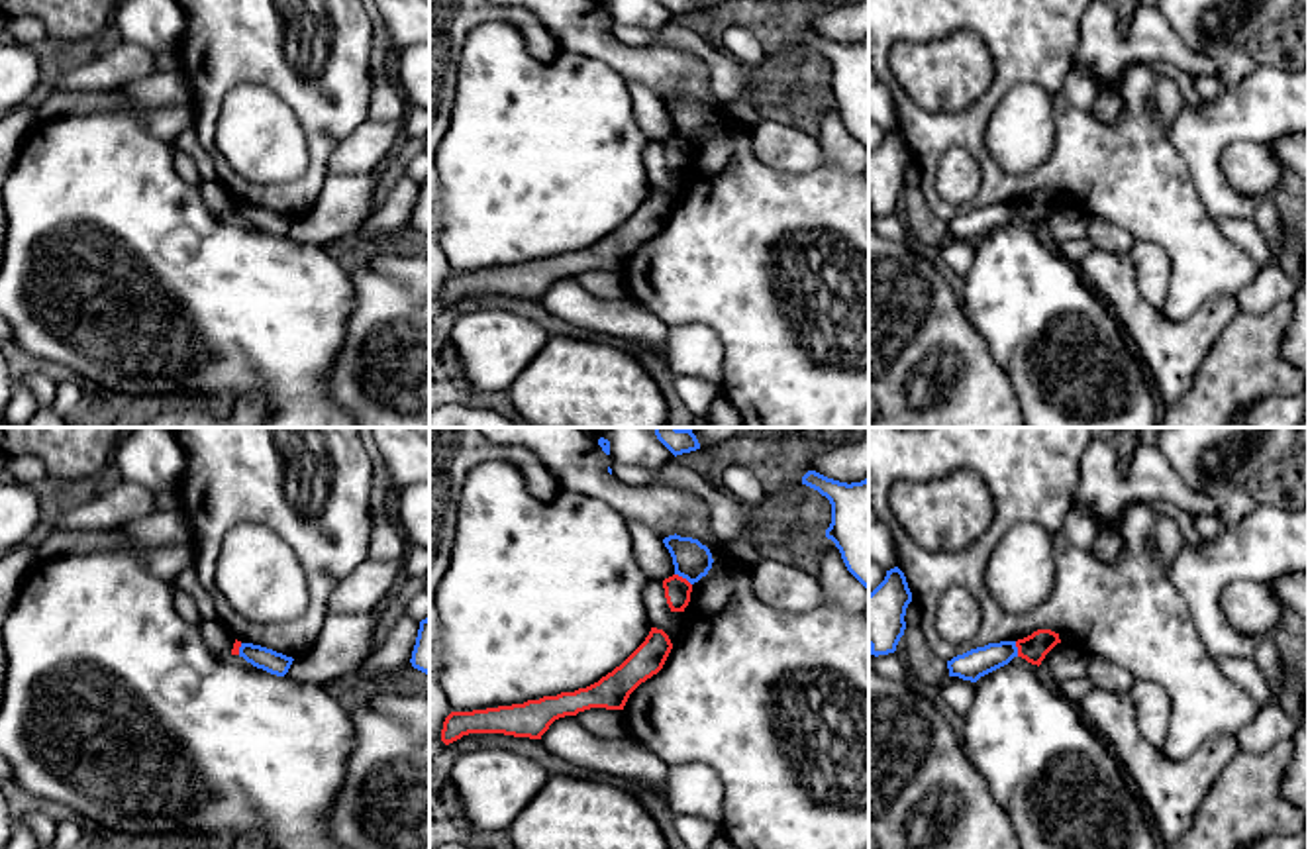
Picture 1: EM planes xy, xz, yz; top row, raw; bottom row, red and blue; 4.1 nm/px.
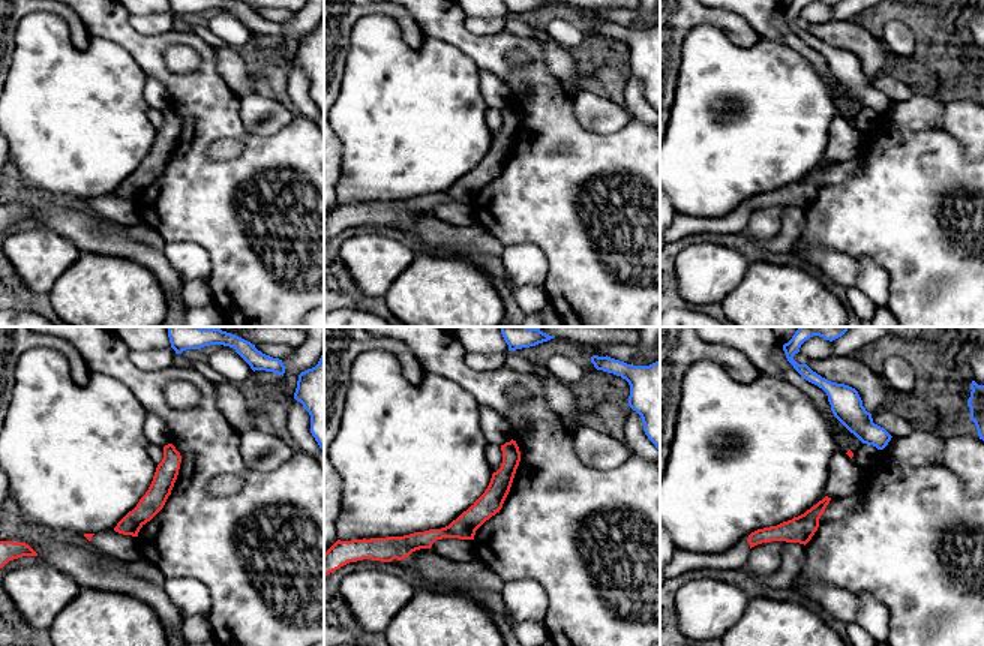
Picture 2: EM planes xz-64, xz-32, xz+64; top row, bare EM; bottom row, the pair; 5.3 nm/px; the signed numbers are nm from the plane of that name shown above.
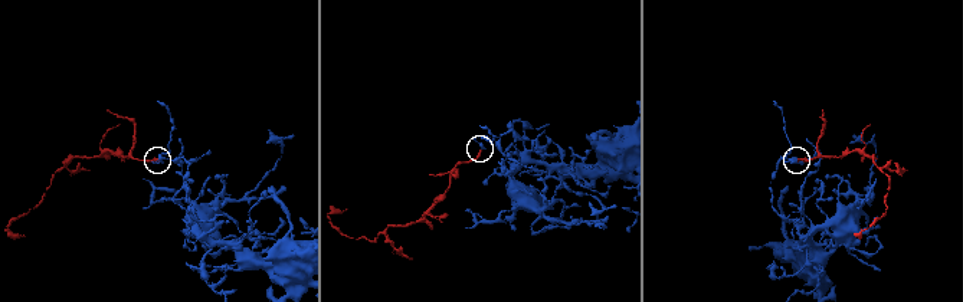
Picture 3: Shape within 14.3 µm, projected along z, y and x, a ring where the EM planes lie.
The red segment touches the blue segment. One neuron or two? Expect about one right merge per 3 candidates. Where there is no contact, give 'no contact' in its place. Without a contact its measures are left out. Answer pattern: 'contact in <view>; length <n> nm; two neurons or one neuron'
contact in xz; length 90 nm; two neurons

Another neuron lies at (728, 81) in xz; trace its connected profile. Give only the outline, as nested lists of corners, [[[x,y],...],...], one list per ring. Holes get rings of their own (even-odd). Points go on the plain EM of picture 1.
[[[675,20],[659,27],[659,33],[647,47],[671,47],[702,59],[710,73],[710,88],[718,100],[749,100],[755,80],[749,69],[737,65],[722,47],[714,47],[696,31]]]

